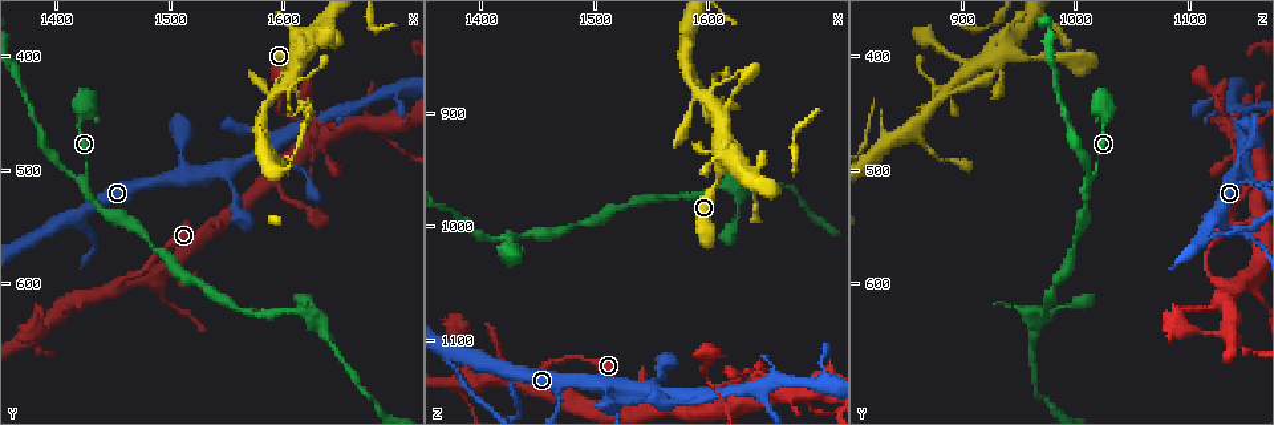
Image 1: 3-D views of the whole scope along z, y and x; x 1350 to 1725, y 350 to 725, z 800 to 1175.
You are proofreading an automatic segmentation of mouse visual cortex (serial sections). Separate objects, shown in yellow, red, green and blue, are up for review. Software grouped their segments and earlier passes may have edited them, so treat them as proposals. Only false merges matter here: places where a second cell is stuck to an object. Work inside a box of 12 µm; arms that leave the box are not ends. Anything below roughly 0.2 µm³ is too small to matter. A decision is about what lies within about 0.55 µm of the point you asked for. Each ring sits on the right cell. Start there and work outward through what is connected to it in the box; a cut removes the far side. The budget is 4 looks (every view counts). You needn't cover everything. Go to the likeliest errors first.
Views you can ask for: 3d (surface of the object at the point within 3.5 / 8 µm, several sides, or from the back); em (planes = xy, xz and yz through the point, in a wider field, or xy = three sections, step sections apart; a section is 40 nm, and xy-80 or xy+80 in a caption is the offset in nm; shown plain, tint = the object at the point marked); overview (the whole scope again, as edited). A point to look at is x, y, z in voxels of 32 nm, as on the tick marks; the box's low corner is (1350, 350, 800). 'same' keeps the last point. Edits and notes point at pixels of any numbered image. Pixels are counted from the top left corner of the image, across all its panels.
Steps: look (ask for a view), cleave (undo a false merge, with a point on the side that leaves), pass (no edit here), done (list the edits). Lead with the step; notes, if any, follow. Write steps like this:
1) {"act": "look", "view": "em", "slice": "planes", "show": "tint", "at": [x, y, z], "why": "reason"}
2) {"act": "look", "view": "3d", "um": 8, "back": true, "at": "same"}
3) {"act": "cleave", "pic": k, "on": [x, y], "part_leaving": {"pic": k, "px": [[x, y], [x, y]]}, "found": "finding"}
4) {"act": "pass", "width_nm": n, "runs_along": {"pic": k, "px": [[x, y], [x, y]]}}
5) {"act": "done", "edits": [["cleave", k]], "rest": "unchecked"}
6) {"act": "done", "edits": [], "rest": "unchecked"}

{"act": "look", "view": "3d", "um": 3.5, "at": [1424, 510, 1012], "why": "two arms in line, one across"}

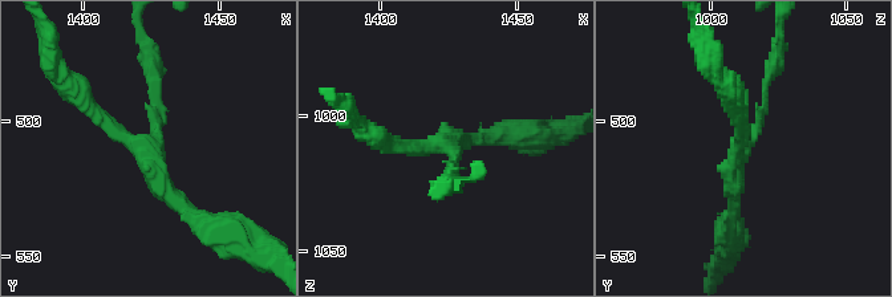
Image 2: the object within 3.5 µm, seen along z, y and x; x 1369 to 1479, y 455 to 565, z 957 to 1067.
{"act": "look", "view": "em", "slice": "xy", "step": 1, "show": "tint", "at": [1425, 510, 1012], "arms": 3, "arm_widths_nm": [100, 150, 150]}

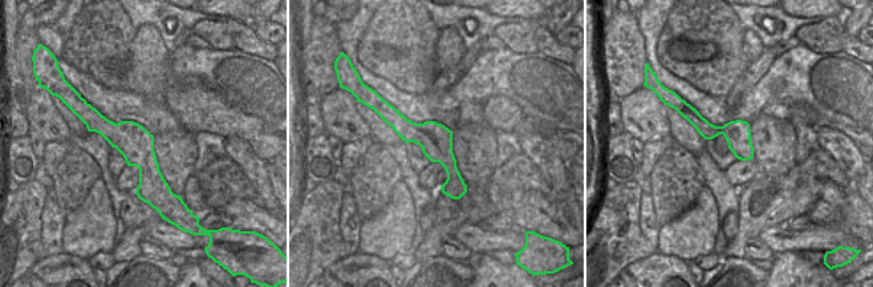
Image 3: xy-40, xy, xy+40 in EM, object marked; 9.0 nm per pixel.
{"act": "pass", "runs_along": {"pic": 2, "px": [[153, 66], [153, 167], [198, 220]]}, "found": "continuous, no second cell"}

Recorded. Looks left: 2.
{"act": "look", "view": "3d", "um": 3.5, "at": [1388, 642, 1136]}

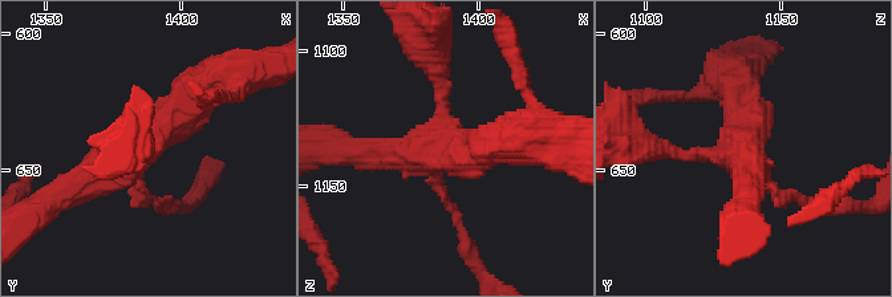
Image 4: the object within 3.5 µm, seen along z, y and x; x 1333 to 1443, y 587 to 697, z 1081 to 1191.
{"act": "look", "view": "em", "slice": "xy", "step": 5, "show": "tint", "at": [1387, 641, 1134], "arms": 4, "arm_widths_nm": [150, 200, 350, 450]}

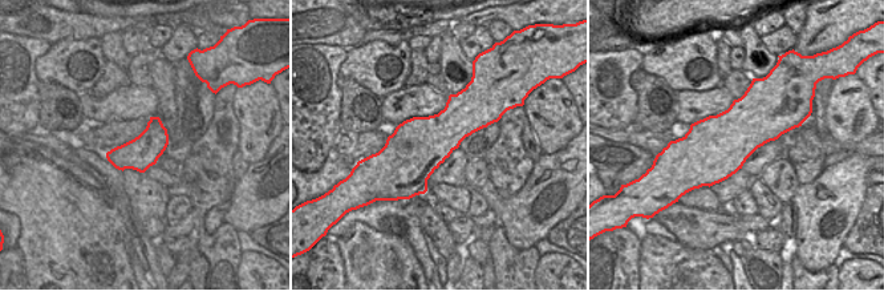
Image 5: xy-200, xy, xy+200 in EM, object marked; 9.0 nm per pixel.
{"act": "pass", "runs_along": {"pic": 4, "px": [[507, 141], [442, 141], [434, 59]]}, "found": "continuous, no second cell"}

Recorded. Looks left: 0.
{"act": "done", "edits": [], "rest": "unchecked"}

